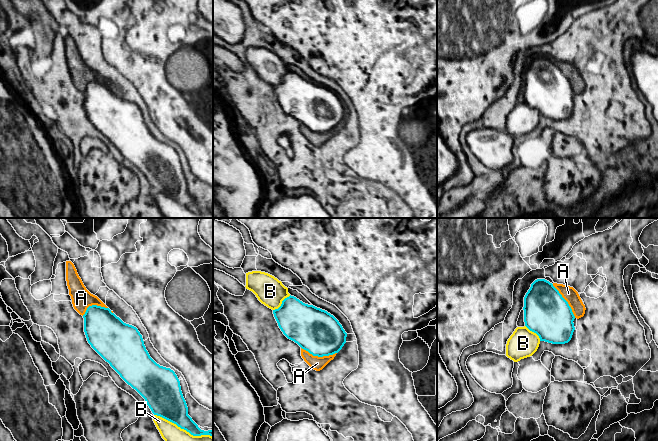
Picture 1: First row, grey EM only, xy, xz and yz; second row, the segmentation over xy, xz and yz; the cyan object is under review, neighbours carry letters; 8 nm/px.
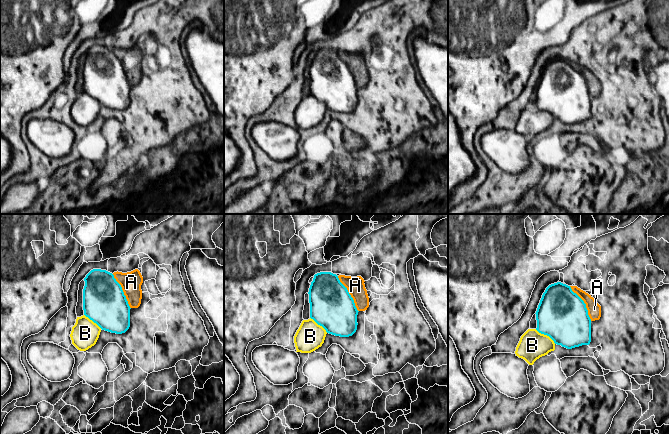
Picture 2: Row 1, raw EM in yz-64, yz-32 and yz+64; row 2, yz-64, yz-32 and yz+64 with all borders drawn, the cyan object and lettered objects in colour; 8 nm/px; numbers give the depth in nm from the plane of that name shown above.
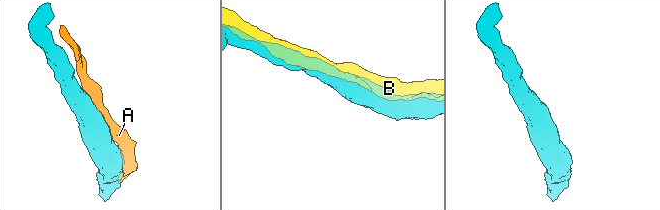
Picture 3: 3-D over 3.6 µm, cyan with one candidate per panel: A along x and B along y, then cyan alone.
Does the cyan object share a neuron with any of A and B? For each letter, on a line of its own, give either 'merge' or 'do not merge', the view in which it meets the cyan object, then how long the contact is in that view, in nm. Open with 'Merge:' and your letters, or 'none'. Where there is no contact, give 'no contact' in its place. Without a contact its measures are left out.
Merge: none
A: do not merge; meets cyan in xz; contact 300 nm long
B: do not merge; meets cyan in xz; contact 190 nm long

